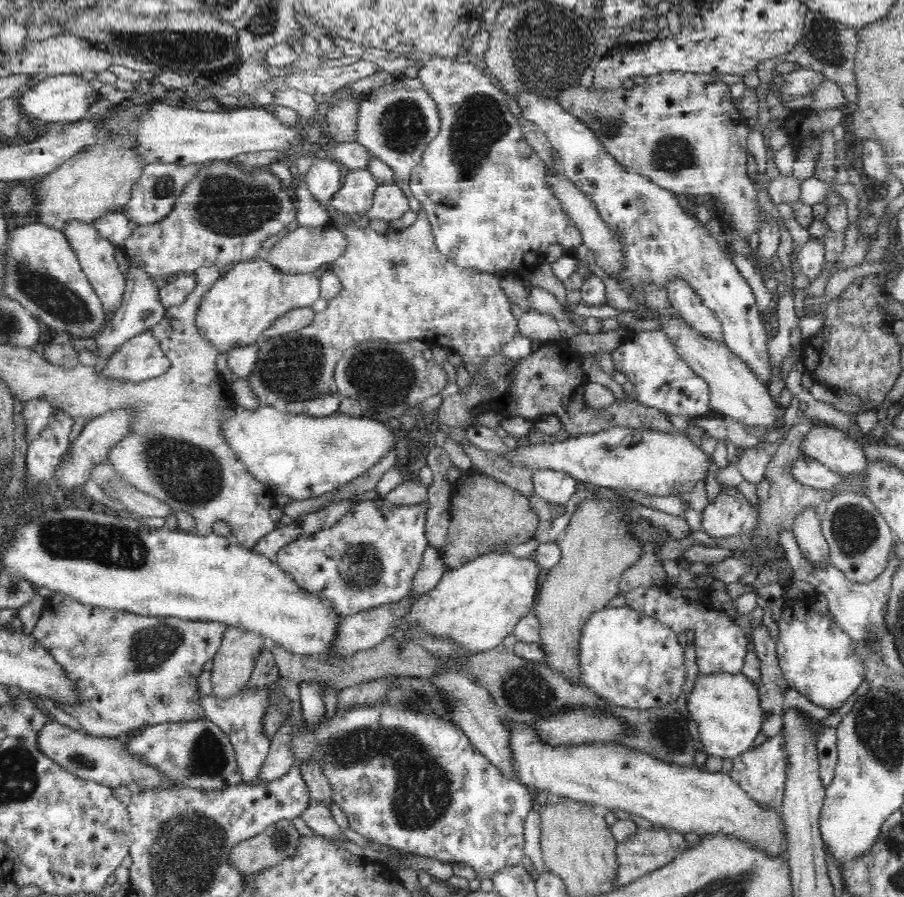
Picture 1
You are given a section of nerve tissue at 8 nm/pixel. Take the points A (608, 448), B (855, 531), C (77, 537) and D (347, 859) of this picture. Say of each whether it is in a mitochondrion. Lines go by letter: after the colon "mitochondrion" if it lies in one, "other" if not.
A: mitochondrion
B: mitochondrion
C: mitochondrion
D: other

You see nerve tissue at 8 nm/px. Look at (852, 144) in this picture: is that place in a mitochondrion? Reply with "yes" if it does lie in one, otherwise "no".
no

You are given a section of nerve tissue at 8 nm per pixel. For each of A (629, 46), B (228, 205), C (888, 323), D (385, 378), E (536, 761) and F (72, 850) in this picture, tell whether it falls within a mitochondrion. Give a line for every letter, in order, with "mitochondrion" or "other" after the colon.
A: other
B: mitochondrion
C: other
D: mitochondrion
E: other
F: other

